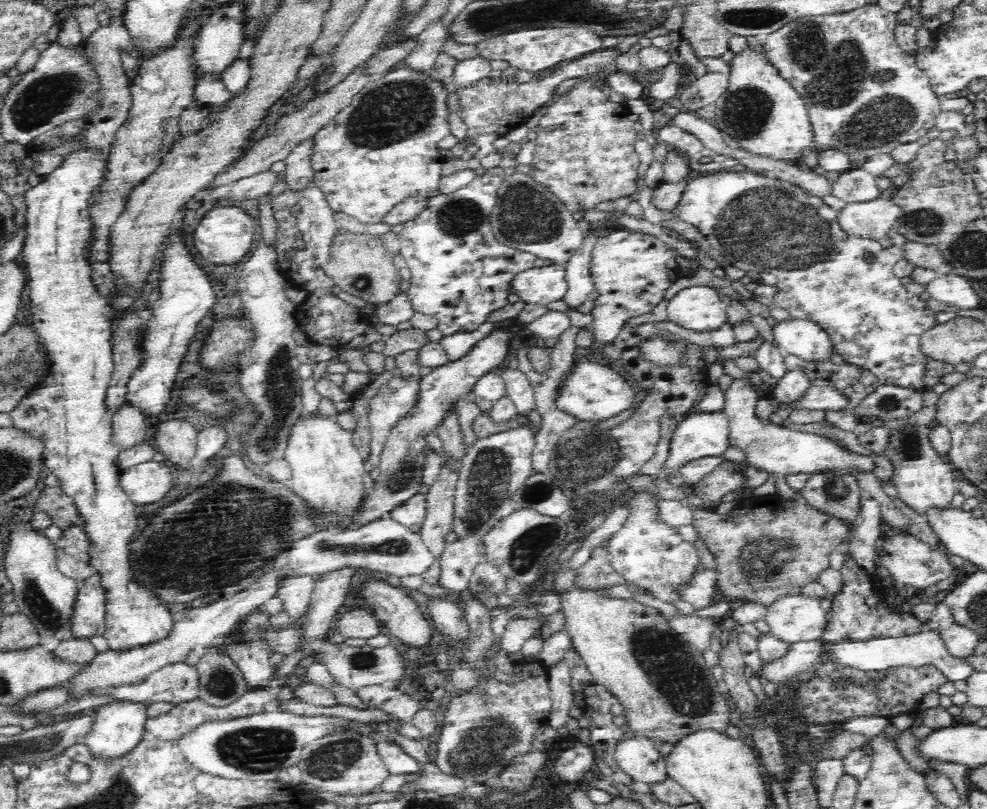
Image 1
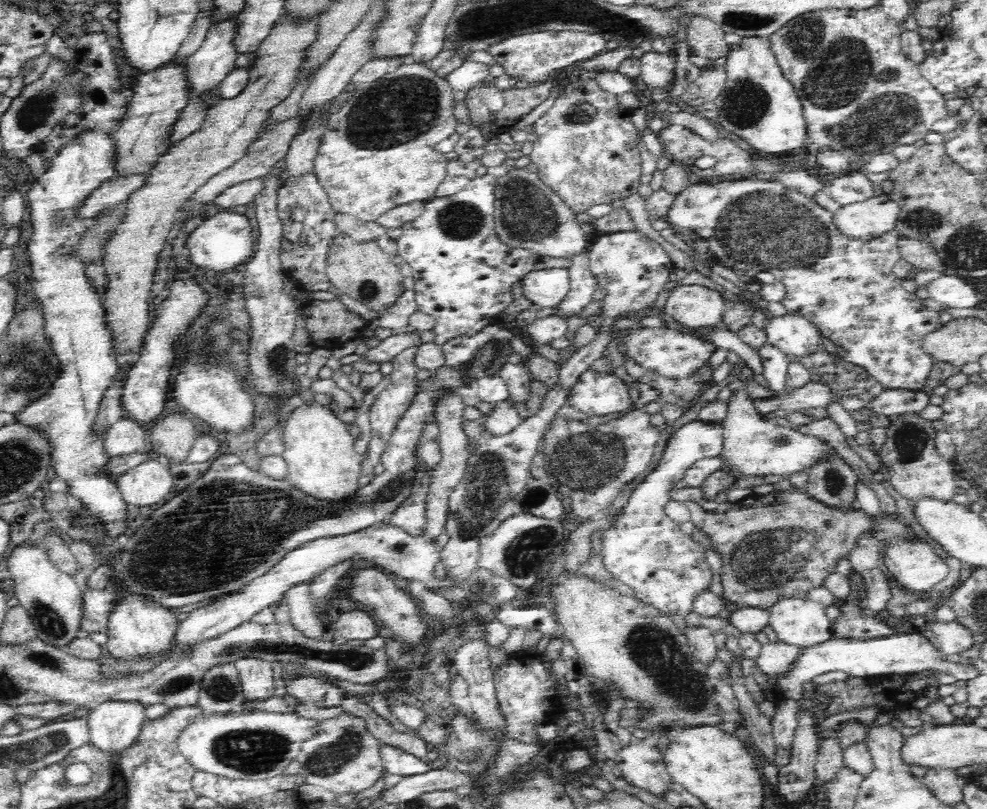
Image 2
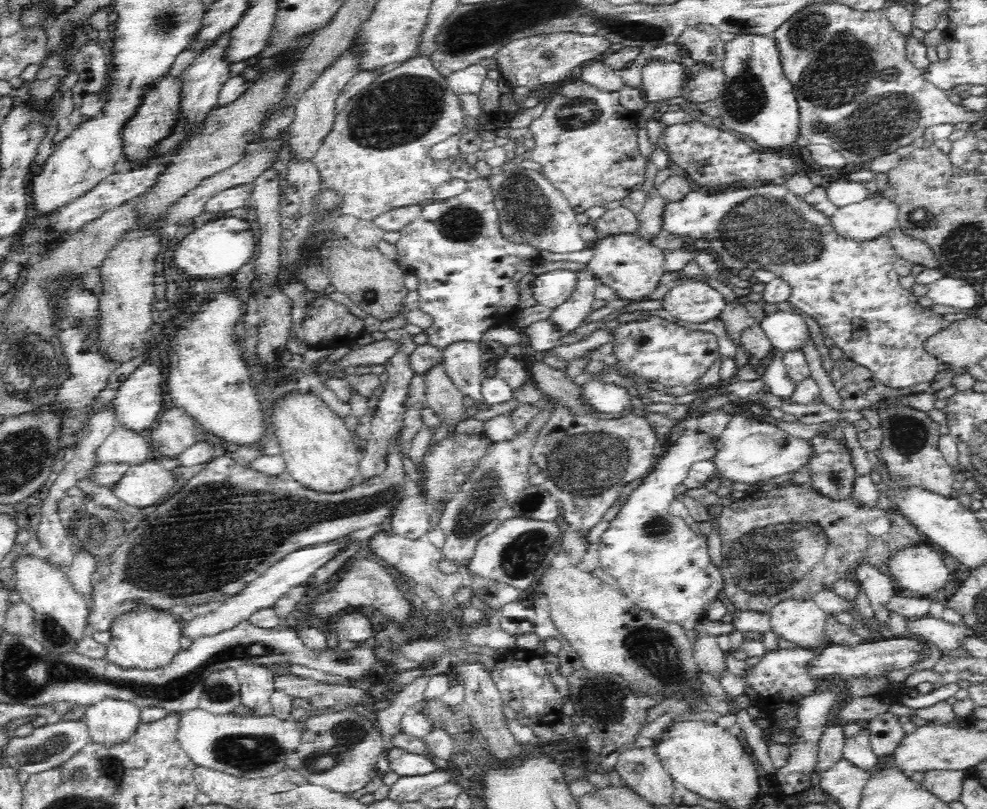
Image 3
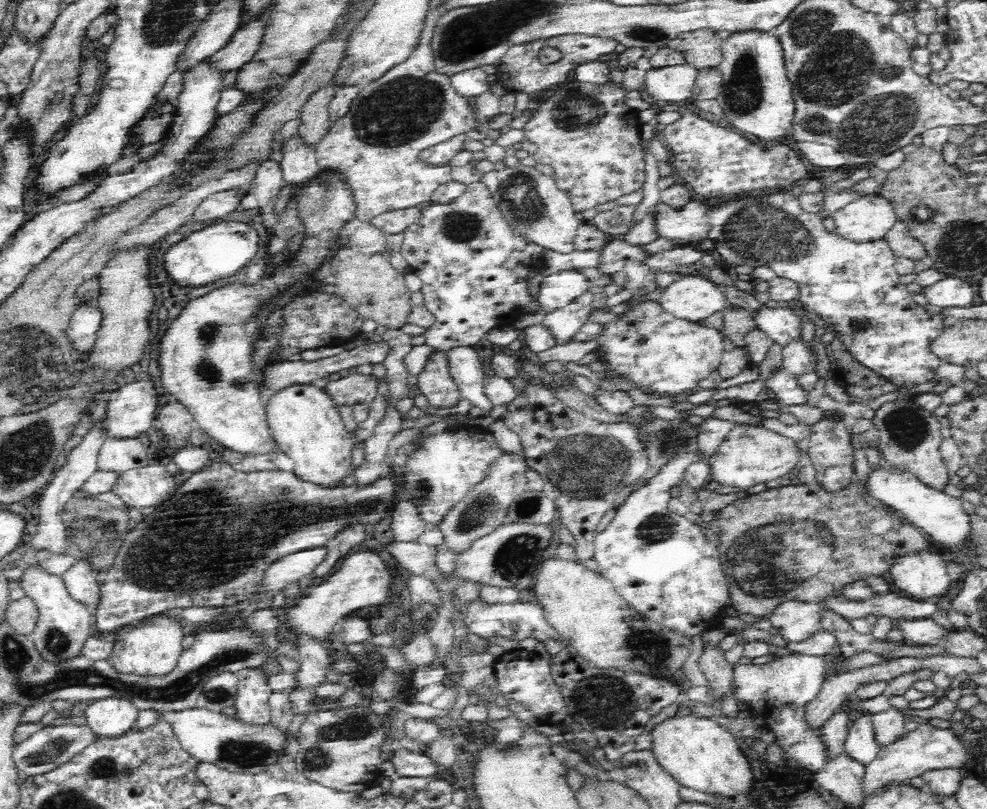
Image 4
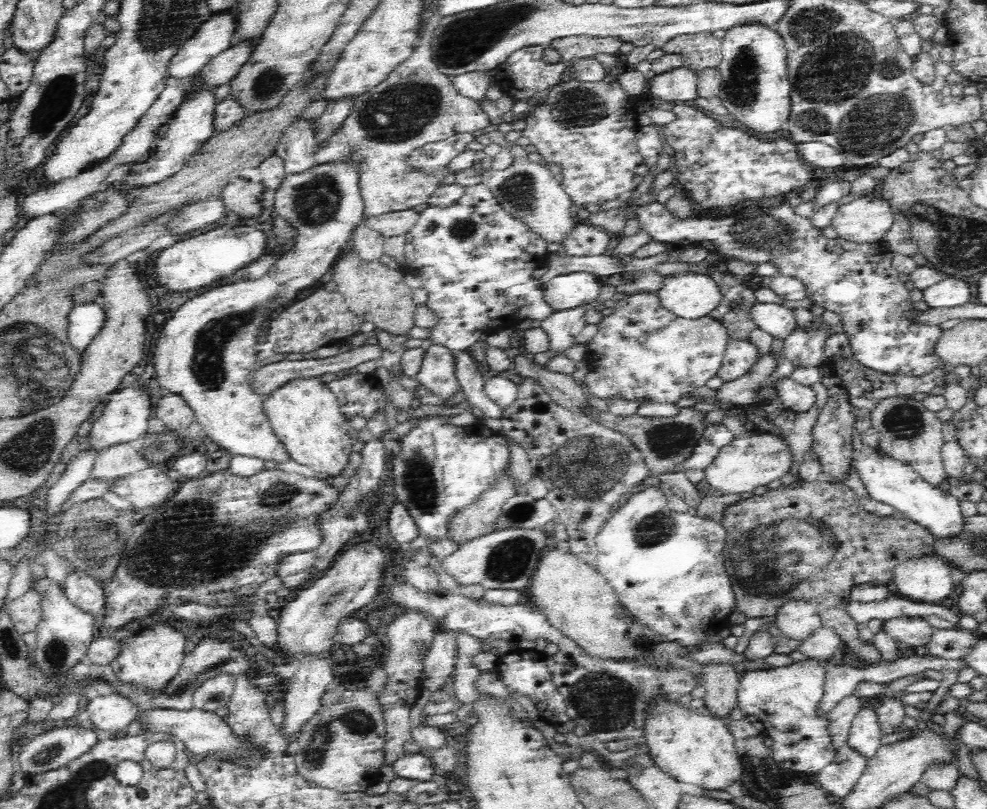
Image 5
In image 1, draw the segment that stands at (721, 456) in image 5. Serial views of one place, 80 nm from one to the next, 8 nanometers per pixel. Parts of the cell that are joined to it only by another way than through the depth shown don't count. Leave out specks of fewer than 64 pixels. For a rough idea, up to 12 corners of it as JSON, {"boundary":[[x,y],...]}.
{"boundary":[[748,379],[725,392],[727,446],[770,475],[873,470],[874,456],[756,415]]}

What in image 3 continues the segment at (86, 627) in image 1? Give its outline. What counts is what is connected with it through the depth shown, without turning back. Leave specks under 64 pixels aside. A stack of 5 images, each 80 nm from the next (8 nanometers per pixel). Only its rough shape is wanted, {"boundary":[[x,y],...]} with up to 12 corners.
{"boundary":[[220,456],[92,574],[90,631],[211,608],[382,524],[384,472],[322,492]]}

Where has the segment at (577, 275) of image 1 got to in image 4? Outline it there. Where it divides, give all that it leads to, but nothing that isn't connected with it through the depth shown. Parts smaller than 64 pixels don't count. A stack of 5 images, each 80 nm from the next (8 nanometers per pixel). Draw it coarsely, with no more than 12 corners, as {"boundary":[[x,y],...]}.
{"boundary":[[595,292],[548,312],[542,326],[568,344],[586,324]]}

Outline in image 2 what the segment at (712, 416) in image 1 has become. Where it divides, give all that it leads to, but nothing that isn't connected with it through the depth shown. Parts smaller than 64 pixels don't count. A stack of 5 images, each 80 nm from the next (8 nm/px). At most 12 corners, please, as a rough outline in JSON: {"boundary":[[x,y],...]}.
{"boundary":[[722,424],[675,430],[603,532],[605,569],[639,603],[688,618],[714,574],[666,515]]}

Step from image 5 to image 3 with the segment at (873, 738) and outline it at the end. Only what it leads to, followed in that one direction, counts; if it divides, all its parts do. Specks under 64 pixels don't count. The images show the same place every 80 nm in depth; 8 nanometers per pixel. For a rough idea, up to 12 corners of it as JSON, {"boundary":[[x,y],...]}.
{"boundary":[[868,725],[847,738],[843,757],[871,773],[879,758],[872,749]]}

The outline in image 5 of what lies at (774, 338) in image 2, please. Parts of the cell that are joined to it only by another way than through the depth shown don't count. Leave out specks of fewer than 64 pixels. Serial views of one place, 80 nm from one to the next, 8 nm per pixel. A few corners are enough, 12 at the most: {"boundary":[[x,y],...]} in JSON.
{"boundary":[[758,302],[749,312],[758,328],[784,340],[797,325],[790,308]]}

